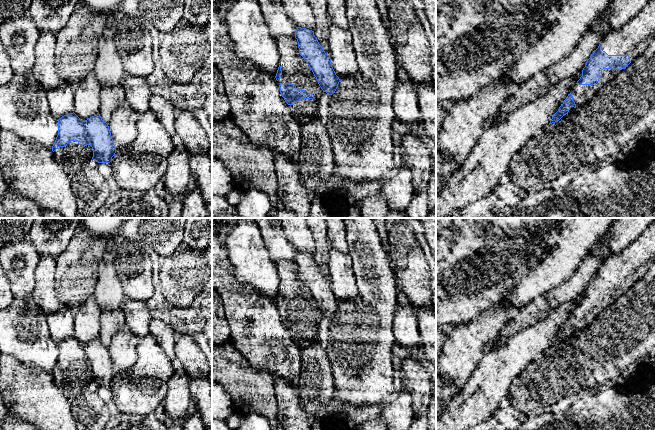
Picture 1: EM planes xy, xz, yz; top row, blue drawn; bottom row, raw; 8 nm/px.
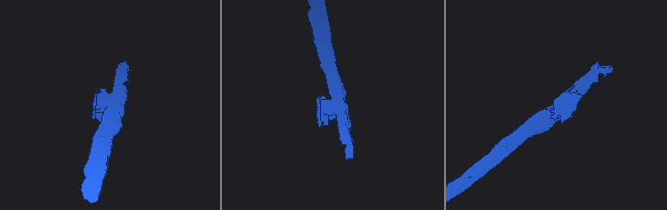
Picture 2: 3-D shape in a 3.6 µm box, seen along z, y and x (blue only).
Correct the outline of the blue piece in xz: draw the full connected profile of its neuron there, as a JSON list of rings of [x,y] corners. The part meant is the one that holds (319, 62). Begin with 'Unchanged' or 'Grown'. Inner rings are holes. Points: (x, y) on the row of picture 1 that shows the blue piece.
Unchanged. [[[297,27],[295,38],[298,42],[299,54],[309,65],[323,92],[329,95],[335,93],[341,80],[332,67],[330,55],[325,53],[314,31]]]

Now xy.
Unchanged. [[[74,112],[62,116],[58,120],[58,135],[52,146],[54,152],[58,147],[65,147],[70,141],[77,141],[80,146],[91,145],[93,149],[92,159],[98,163],[110,163],[116,153],[116,148],[111,136],[109,126],[98,113],[86,121],[82,121]]]

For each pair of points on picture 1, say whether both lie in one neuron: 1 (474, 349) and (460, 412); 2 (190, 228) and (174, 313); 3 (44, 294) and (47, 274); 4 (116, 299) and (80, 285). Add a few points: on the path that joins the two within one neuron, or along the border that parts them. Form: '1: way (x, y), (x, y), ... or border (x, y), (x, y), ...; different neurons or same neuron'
1: border (480, 359), (463, 387), (453, 397); different neurons
2: way (184, 249), (184, 261), (164, 281), (164, 292); same neuron
3: way (44, 289), (45, 279); same neuron
4: border (98, 267), (98, 278), (92, 295); different neurons

